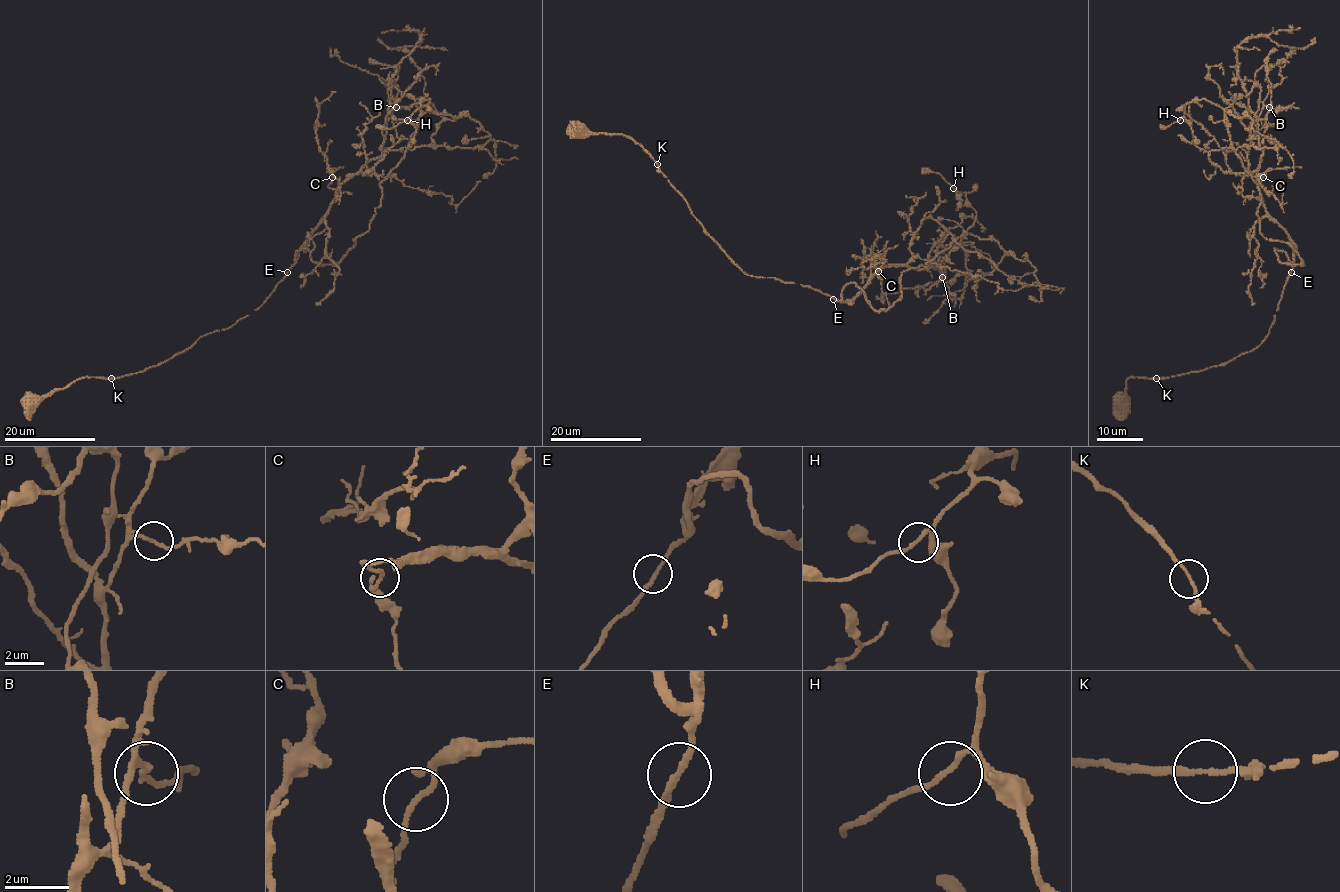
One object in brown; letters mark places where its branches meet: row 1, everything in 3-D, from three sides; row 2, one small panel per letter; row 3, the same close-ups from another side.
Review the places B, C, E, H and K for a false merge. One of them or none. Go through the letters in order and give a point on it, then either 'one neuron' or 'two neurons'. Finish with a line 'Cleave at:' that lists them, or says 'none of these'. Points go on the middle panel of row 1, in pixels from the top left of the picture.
B: (942, 277) | one neuron
C: (878, 271) | one neuron
E: (833, 299) | one neuron
H: (953, 188) | one neuron
K: (657, 164) | one neuron
Cleave at: none of these

